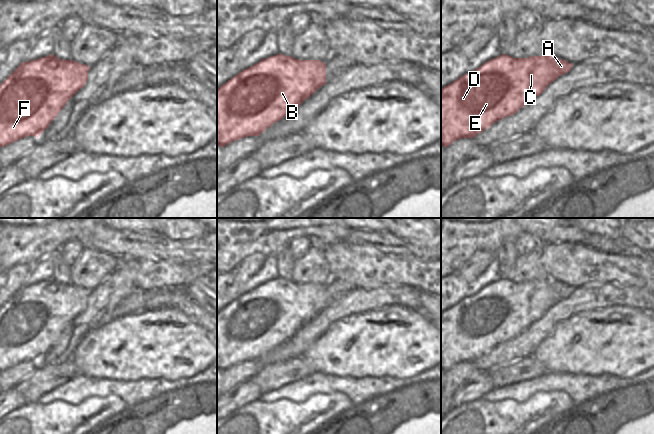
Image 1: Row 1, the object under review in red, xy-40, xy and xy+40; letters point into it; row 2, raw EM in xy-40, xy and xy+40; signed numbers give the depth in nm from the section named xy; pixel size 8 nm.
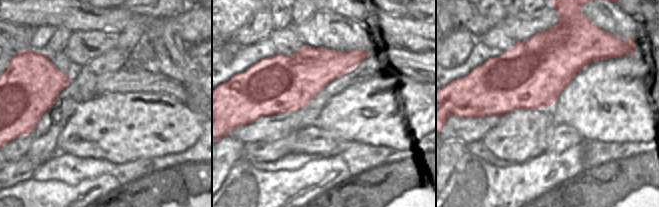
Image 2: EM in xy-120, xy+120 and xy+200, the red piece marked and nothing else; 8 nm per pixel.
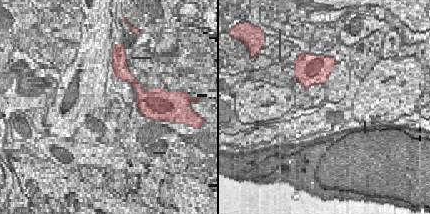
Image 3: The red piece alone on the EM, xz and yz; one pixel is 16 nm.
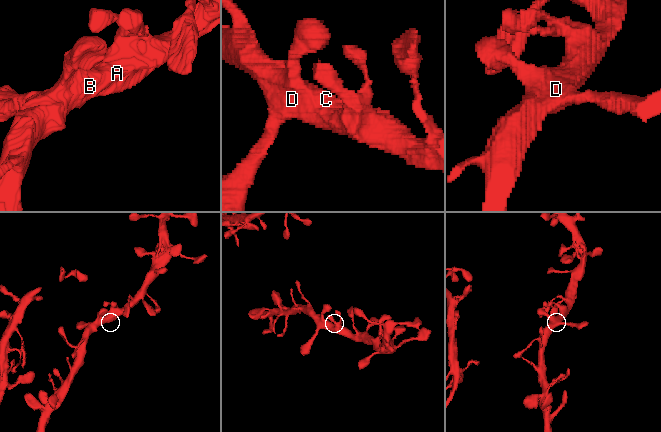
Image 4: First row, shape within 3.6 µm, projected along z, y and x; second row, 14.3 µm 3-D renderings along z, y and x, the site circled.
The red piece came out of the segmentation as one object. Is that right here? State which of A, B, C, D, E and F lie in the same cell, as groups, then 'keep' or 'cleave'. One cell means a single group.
A B C D E F | keep

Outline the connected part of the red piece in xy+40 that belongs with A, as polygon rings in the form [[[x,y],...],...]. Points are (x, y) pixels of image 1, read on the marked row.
[[[501,54],[461,76],[441,89],[441,145],[445,148],[455,140],[474,138],[495,122],[515,114],[572,66],[549,54],[529,58]]]

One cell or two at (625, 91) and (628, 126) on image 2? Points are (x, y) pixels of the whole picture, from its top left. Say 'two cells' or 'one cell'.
one cell

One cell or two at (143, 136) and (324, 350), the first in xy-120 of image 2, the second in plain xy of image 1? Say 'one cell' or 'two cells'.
one cell

